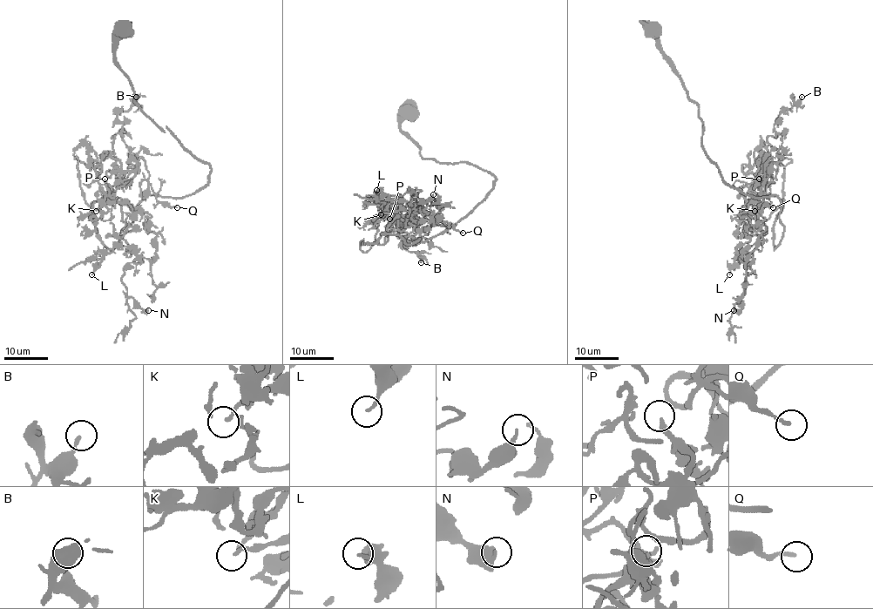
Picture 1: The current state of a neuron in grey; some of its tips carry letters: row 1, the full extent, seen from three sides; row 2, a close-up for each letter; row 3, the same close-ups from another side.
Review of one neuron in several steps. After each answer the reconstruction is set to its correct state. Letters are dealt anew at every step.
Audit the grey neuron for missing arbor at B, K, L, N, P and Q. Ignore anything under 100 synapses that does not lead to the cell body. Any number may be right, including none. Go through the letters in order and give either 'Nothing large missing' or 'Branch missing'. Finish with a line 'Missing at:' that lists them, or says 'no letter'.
B: Nothing large missing
K: Nothing large missing
L: Nothing large missing
N: Nothing large missing
P: Nothing large missing
Q: Nothing large missing
Missing at: no letter

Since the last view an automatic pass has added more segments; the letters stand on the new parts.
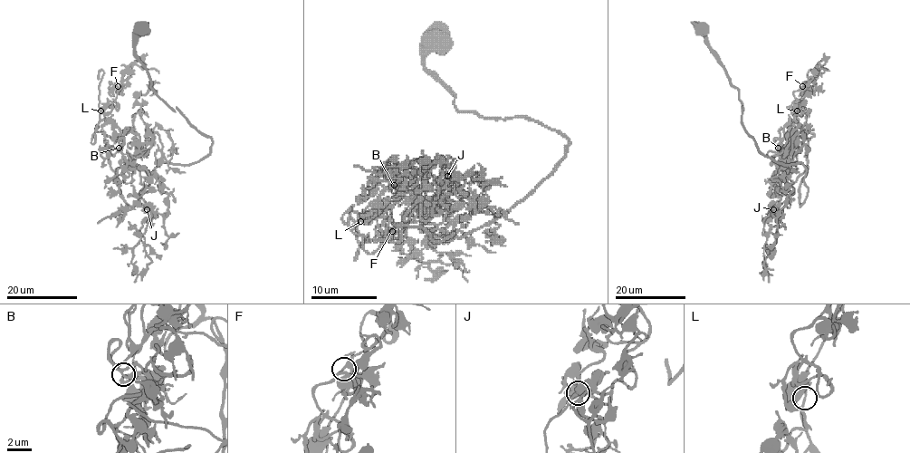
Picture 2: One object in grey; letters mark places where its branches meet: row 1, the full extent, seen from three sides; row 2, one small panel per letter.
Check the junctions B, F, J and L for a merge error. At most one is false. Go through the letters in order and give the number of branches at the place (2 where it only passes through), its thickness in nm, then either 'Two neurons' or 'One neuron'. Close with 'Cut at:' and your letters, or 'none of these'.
B: Branches: 3. Thickness 180 nm. One neuron
F: Branches: 3. Thickness 170 nm. One neuron
J: Branches: 3. Thickness 200 nm. One neuron
L: Branches: 3. Thickness 240 nm. One neuron
Cut at: none of these

